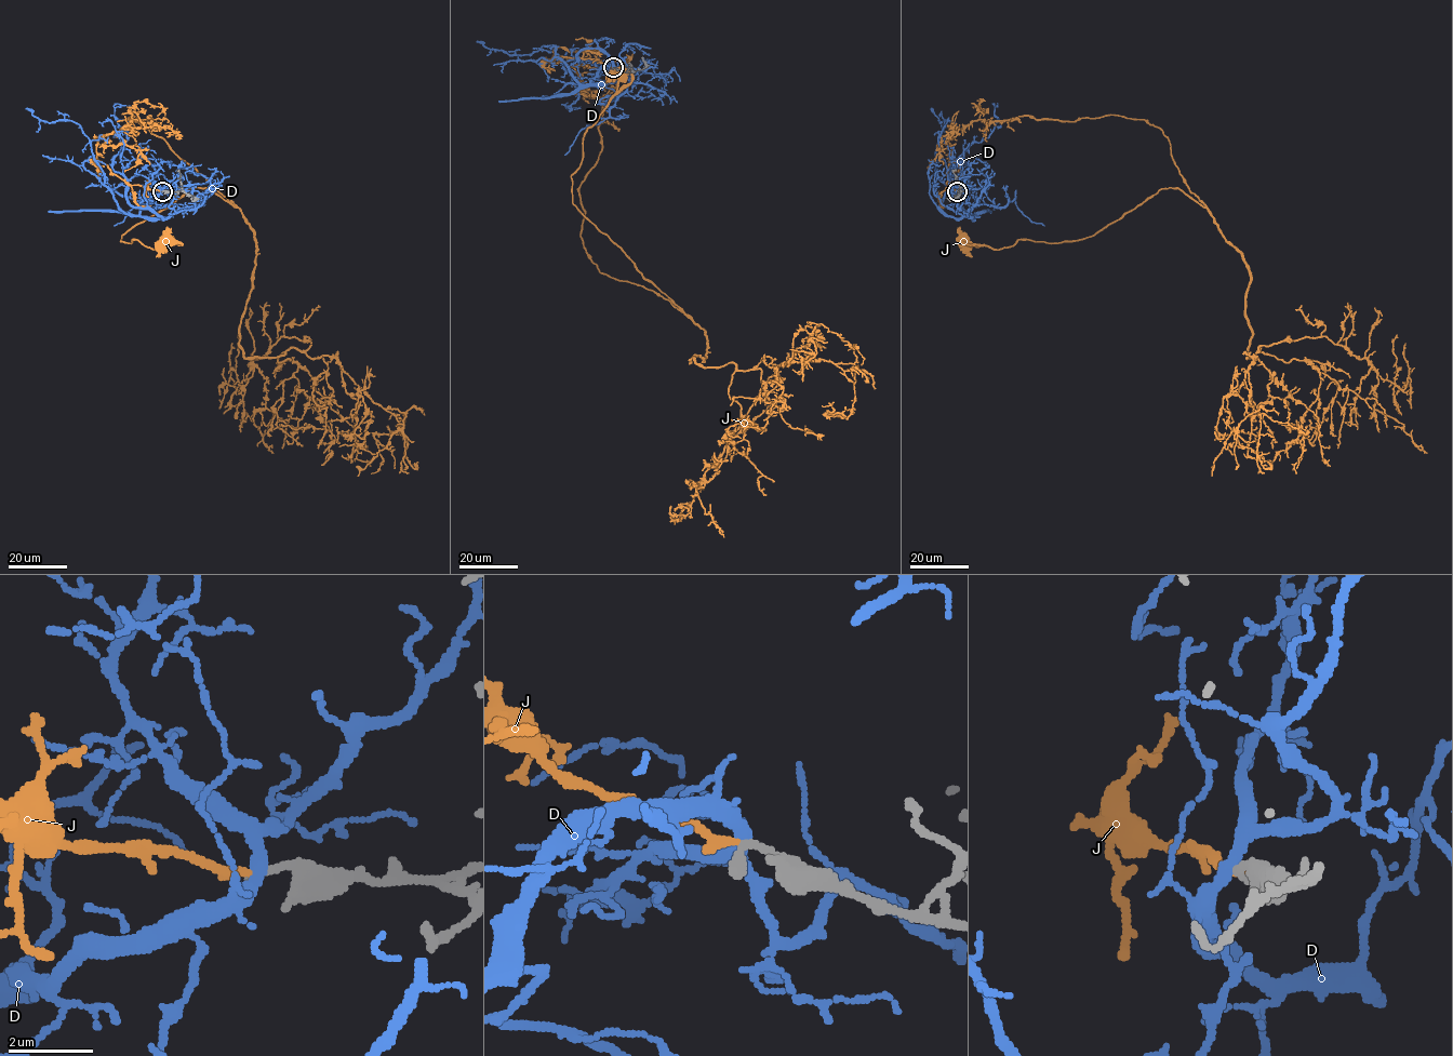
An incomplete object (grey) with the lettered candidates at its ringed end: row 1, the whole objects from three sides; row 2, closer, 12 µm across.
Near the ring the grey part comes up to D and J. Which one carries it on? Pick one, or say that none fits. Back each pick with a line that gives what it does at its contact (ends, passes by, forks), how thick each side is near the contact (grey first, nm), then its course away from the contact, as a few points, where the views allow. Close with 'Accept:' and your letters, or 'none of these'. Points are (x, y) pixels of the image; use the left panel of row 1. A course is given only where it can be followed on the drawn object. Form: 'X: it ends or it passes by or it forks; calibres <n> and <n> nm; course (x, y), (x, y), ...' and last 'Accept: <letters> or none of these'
J: it ends; calibres 280 and 200 nm; course (162, 190), (115, 174), (98, 137), (150, 116), (129, 119), (236, 205), (188, 188), (120, 241), (159, 246)
Accept: J

